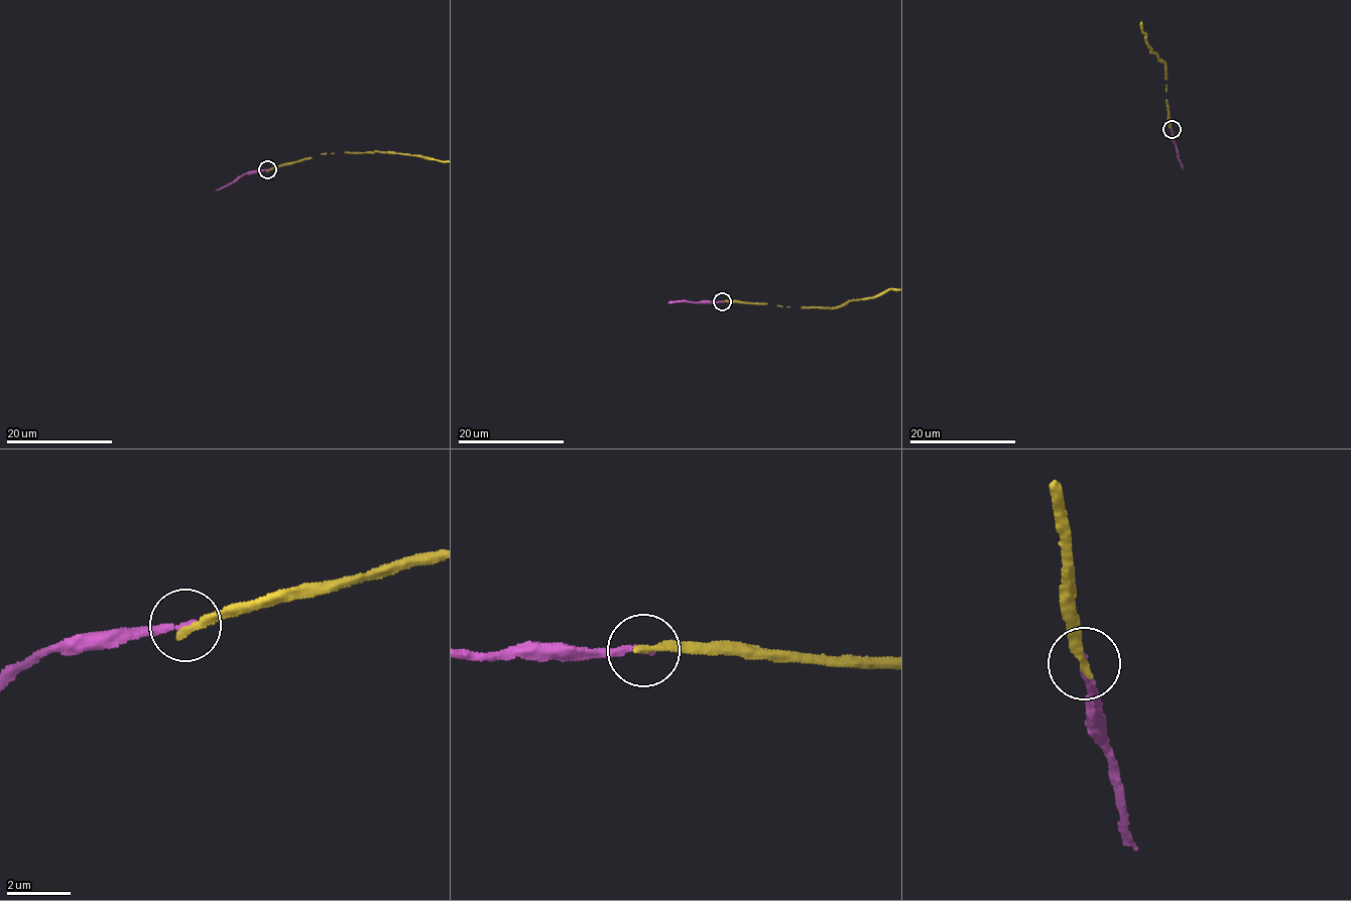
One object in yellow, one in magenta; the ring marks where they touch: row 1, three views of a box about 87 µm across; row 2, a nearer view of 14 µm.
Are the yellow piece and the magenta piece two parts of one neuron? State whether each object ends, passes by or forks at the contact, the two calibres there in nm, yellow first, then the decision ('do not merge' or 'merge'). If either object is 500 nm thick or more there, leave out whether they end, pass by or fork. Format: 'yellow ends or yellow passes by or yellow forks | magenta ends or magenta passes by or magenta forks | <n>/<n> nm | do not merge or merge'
yellow ends | magenta ends | 240/220 nm | do not merge

